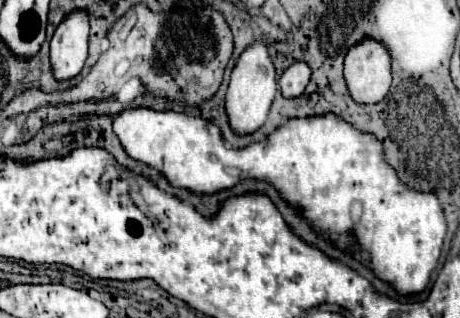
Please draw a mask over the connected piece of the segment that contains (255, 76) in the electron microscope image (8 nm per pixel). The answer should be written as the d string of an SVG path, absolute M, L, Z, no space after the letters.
M254 41L238 57L238 61L232 69L232 77L230 77L230 85L228 85L228 93L226 93L228 119L238 135L252 133L260 125L264 125L276 91L278 91L278 75L276 75L276 67L272 63L268 45L264 45L262 41Z

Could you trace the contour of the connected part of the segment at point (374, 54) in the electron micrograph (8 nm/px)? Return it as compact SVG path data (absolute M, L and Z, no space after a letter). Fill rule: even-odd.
M362 39L352 45L344 59L344 79L350 95L360 103L378 103L392 83L392 57L384 43Z

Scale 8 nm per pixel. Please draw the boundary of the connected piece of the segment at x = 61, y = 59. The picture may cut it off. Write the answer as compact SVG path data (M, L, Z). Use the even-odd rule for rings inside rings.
M84 9L70 11L56 27L50 41L50 61L56 79L72 79L84 67L88 55L90 15Z

